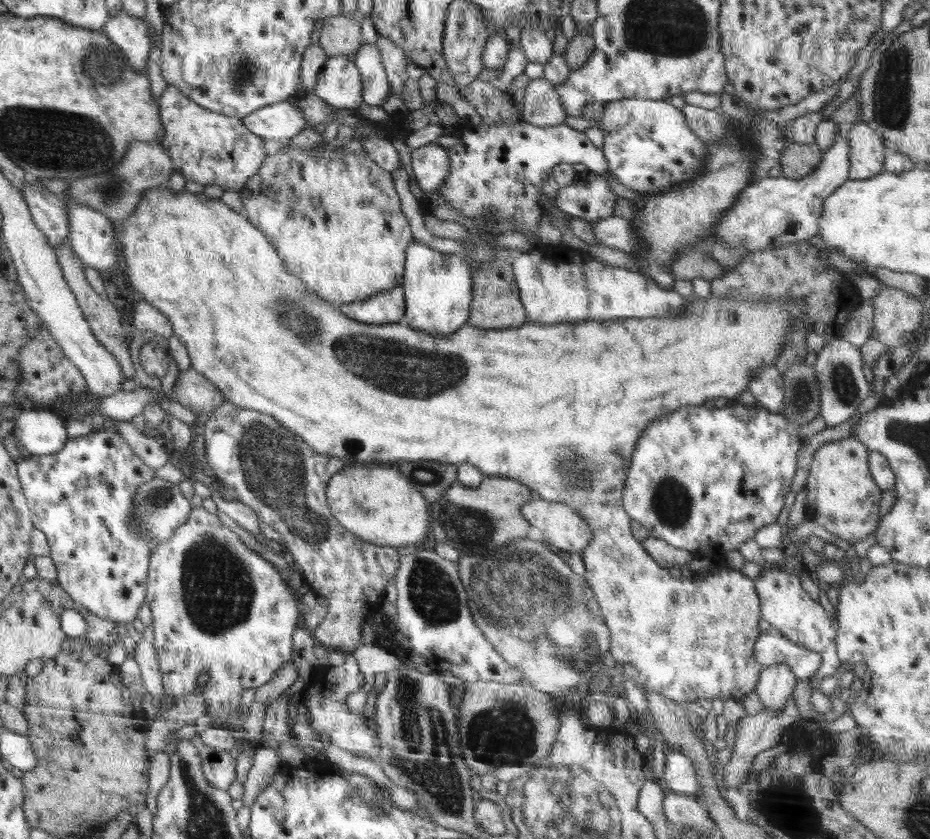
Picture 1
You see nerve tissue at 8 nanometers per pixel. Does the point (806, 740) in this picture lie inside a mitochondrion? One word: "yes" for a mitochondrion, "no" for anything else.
no

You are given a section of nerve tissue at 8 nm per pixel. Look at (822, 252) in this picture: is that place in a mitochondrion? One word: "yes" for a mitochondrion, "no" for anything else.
no

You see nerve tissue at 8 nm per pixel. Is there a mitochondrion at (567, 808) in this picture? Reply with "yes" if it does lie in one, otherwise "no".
yes

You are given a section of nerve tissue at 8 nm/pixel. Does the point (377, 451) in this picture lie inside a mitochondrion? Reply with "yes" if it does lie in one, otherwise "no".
no

